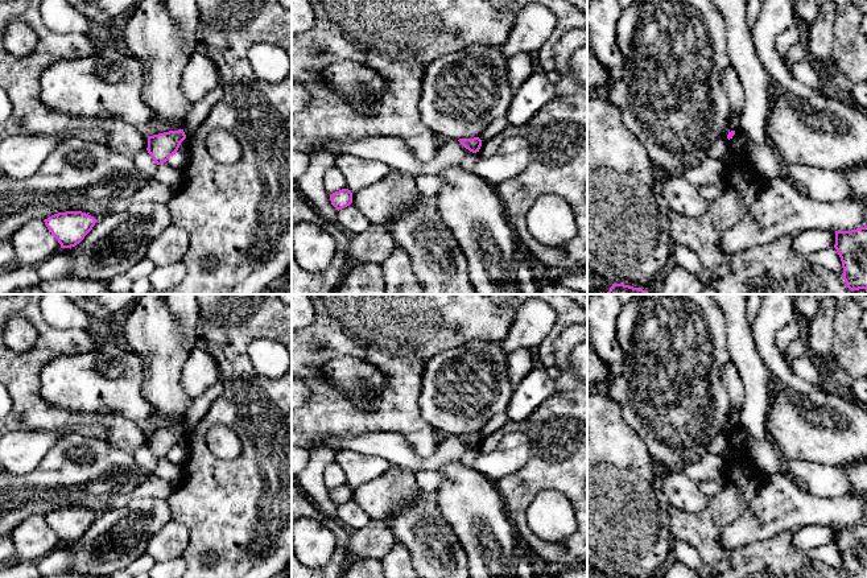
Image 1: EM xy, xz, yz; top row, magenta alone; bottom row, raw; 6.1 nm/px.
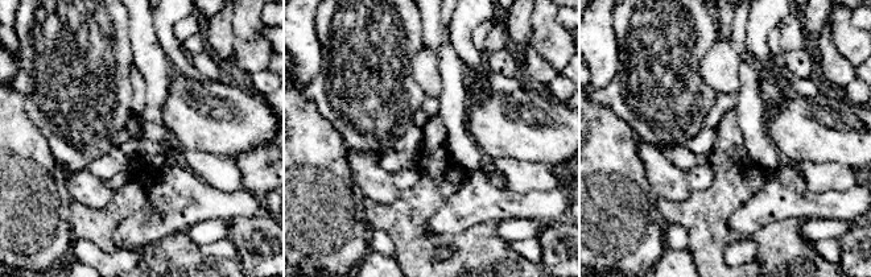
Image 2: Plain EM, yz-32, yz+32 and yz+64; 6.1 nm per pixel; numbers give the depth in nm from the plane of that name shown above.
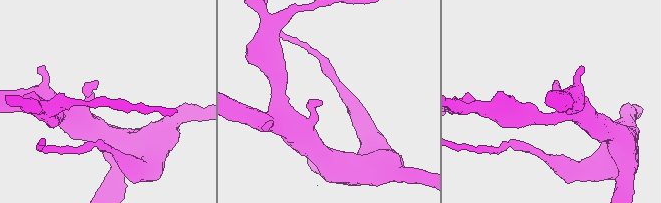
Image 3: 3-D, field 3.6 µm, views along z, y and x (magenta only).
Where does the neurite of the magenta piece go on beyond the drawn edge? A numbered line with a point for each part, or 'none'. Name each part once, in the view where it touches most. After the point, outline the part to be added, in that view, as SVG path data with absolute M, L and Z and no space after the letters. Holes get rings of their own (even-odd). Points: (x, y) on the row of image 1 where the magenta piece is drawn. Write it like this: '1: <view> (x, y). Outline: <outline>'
none

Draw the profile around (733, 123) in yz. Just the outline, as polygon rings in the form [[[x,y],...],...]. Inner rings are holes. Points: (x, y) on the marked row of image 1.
[[[732,110],[724,125],[723,137],[727,137],[727,135],[731,131],[739,129],[739,125],[740,125],[740,113]]]

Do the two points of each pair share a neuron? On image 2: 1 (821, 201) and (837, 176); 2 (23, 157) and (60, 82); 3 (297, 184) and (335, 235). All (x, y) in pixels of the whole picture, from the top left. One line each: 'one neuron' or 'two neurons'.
1: two neurons
2: two neurons
3: one neuron

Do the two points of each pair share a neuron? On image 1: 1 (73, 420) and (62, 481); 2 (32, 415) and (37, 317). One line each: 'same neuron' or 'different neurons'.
1: different neurons
2: same neuron

